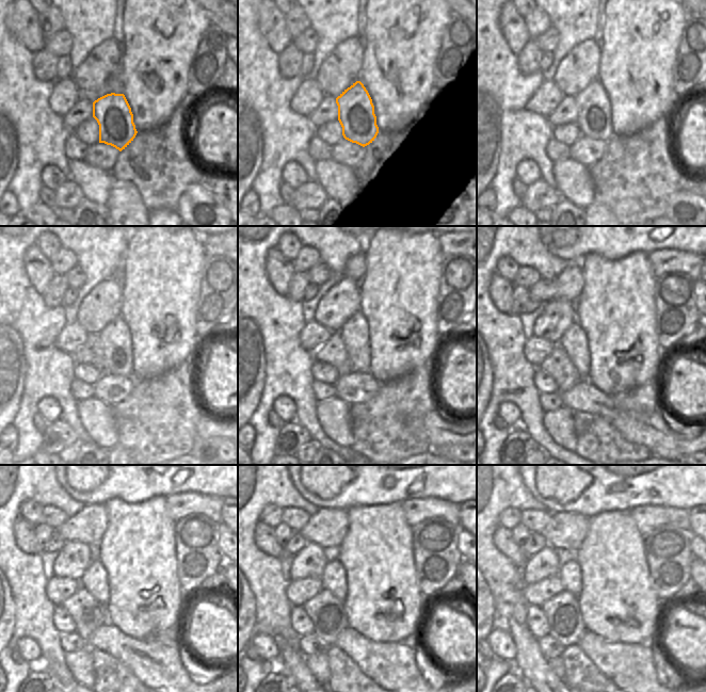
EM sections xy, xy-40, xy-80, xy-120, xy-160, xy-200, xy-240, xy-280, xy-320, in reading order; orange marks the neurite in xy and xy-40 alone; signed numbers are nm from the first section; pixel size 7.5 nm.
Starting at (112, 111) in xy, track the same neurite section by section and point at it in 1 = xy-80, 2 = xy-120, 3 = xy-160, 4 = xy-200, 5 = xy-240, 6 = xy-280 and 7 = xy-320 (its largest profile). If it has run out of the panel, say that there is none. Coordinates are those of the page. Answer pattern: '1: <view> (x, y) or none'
1: xy-80 (593, 109)
2: xy-120 (115, 338)
3: xy-160 (354, 334)
4: xy-200 (574, 341)
5: xy-240 (95, 578)
6: xy-280 (334, 579)
7: xy-320 (570, 573)

